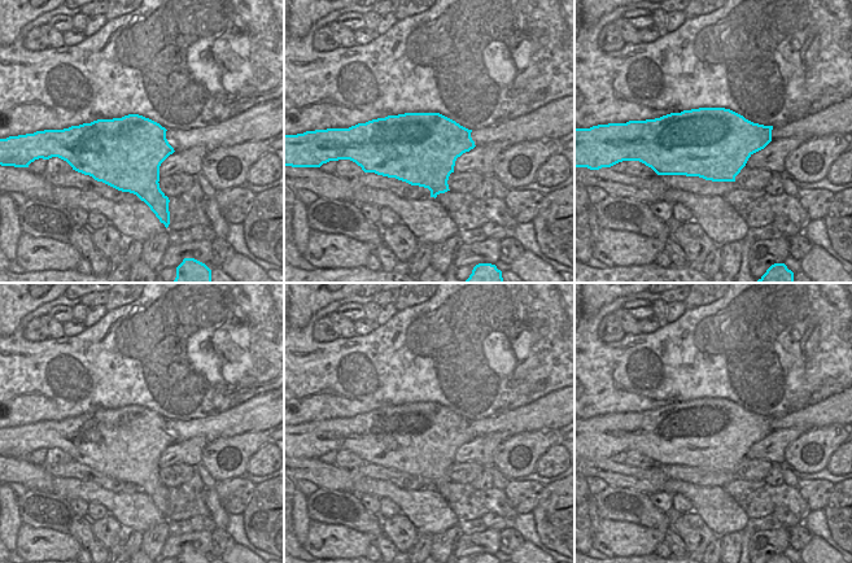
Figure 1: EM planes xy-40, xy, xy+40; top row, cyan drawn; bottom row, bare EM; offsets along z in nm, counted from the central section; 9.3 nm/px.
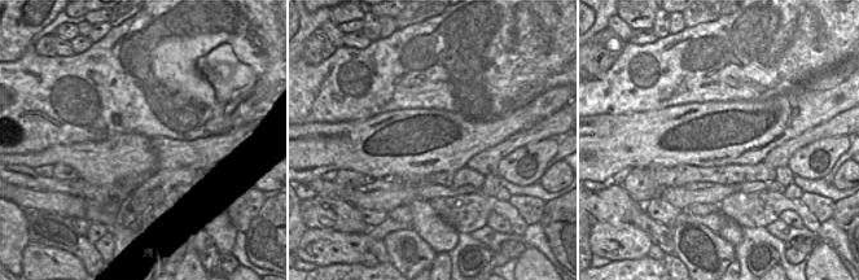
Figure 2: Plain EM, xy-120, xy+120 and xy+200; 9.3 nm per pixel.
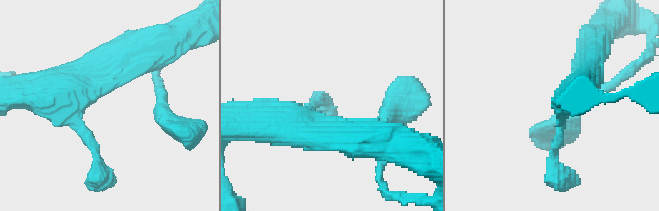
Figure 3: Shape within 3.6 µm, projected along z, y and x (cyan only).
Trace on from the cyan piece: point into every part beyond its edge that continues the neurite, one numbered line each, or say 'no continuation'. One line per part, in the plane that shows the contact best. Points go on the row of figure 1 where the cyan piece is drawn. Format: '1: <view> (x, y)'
no continuation

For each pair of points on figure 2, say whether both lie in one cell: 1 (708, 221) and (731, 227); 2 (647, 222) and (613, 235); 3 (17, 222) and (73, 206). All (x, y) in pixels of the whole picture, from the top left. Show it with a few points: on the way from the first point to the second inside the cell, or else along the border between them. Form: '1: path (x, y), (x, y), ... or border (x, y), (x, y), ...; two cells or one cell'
1: border (728, 219), (717, 233); two cells
2: border (631, 223), (639, 227), (653, 244); two cells
3: border (13, 201), (22, 209); two cells

